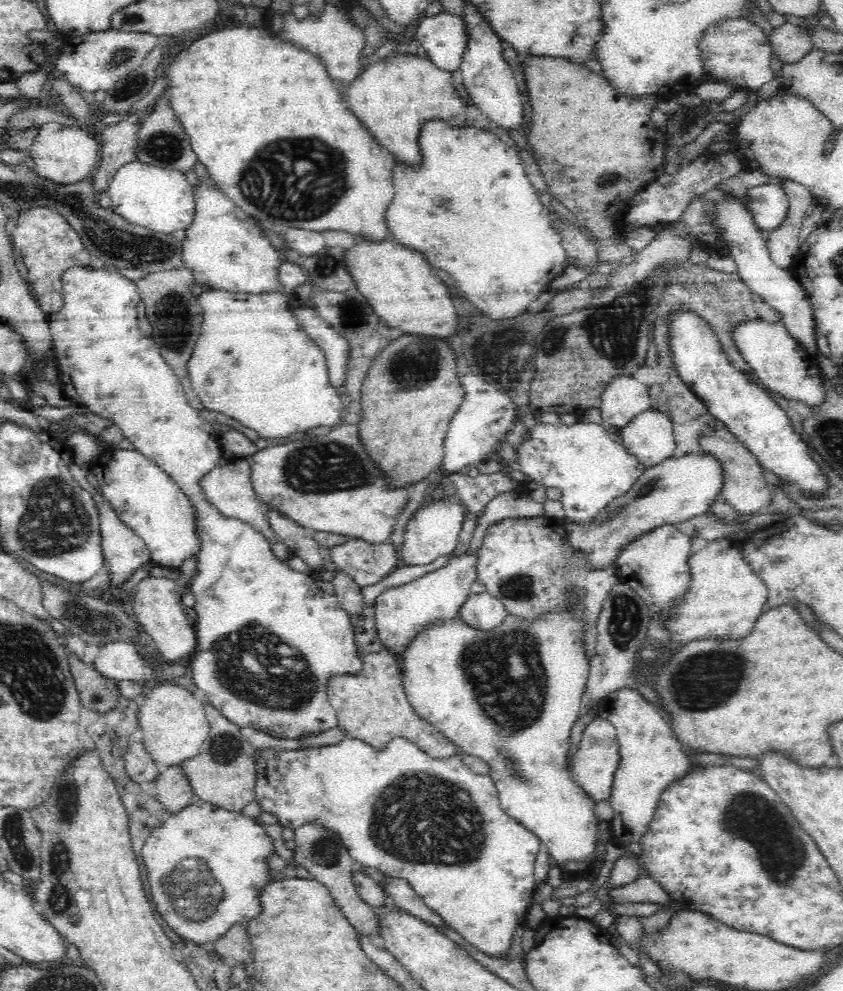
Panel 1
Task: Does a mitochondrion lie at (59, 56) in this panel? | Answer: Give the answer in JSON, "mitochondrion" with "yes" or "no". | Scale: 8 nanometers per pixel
{"mitochondrion":"no"}

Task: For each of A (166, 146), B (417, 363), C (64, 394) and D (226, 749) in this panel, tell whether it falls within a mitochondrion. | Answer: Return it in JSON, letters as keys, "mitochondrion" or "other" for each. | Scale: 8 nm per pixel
{"A":"mitochondrion","B":"mitochondrion","C":"other","D":"mitochondrion"}

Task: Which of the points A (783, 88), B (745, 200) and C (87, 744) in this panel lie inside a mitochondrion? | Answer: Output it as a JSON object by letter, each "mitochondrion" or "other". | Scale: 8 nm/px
{"A":"other","B":"other","C":"other"}

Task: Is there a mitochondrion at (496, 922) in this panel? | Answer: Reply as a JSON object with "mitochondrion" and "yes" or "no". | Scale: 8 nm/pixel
{"mitochondrion":"no"}

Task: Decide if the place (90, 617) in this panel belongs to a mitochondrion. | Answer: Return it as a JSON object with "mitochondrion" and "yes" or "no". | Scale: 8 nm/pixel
{"mitochondrion":"yes"}

